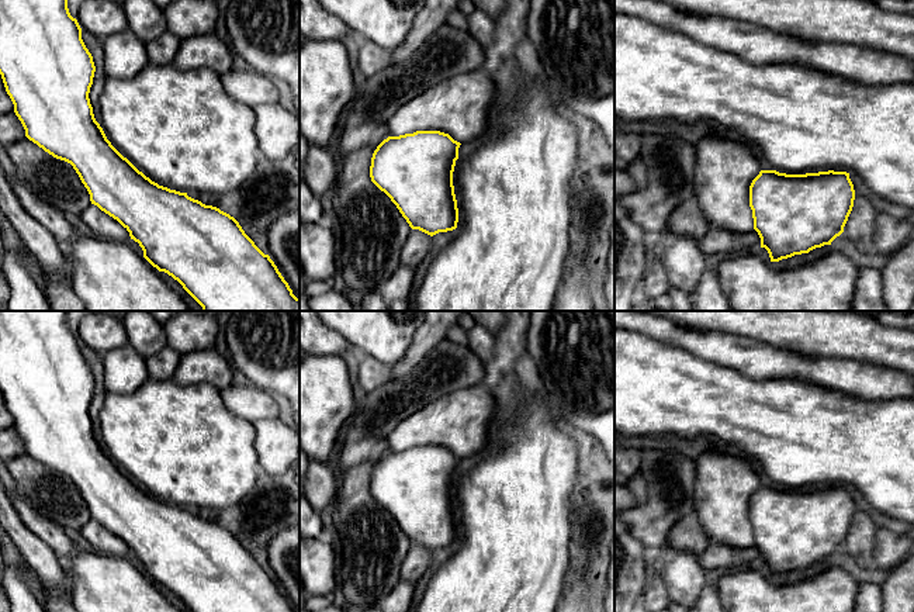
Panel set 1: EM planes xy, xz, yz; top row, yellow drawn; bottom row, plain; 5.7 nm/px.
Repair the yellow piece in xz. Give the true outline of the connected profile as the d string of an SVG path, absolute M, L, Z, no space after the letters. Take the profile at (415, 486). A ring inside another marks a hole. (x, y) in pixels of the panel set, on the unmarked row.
M440 446L388 452L373 468L370 492L412 544L430 552L457 543L453 487L460 457Z

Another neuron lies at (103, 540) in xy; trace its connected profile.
M0 390L0 459L17 483L18 492L41 515L63 529L75 529L93 550L128 557L129 547L90 516L90 509L73 481L56 474L25 452Z

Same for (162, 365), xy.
M170 346L146 359L149 378L153 380L172 380L179 366L181 355Z

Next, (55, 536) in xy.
M20 492L10 494L10 499L22 523L44 540L60 561L80 550L63 528L41 515Z

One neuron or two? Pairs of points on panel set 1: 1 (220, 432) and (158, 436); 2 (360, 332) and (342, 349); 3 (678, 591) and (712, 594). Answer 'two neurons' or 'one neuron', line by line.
1: one neuron
2: two neurons
3: two neurons

